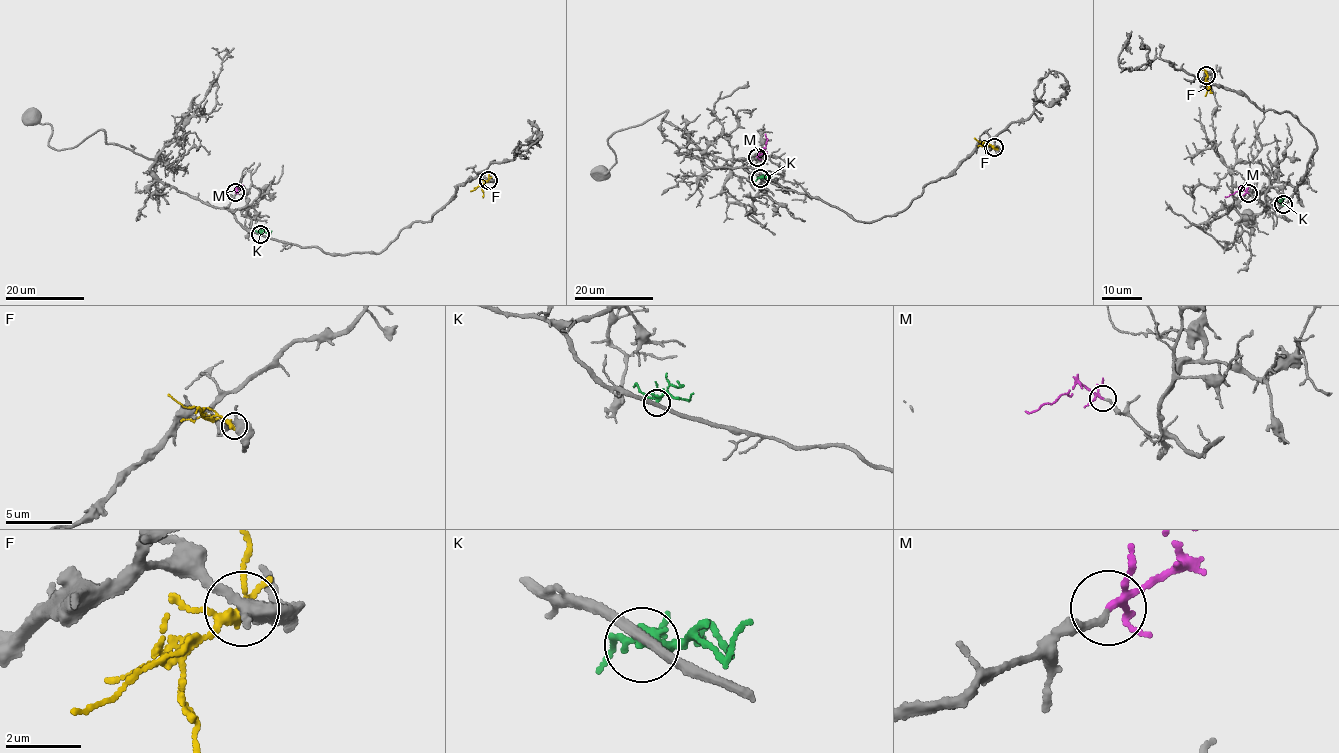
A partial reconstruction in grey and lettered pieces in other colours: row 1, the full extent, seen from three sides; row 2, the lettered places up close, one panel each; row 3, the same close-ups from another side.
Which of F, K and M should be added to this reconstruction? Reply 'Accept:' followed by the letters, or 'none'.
Accept: M

